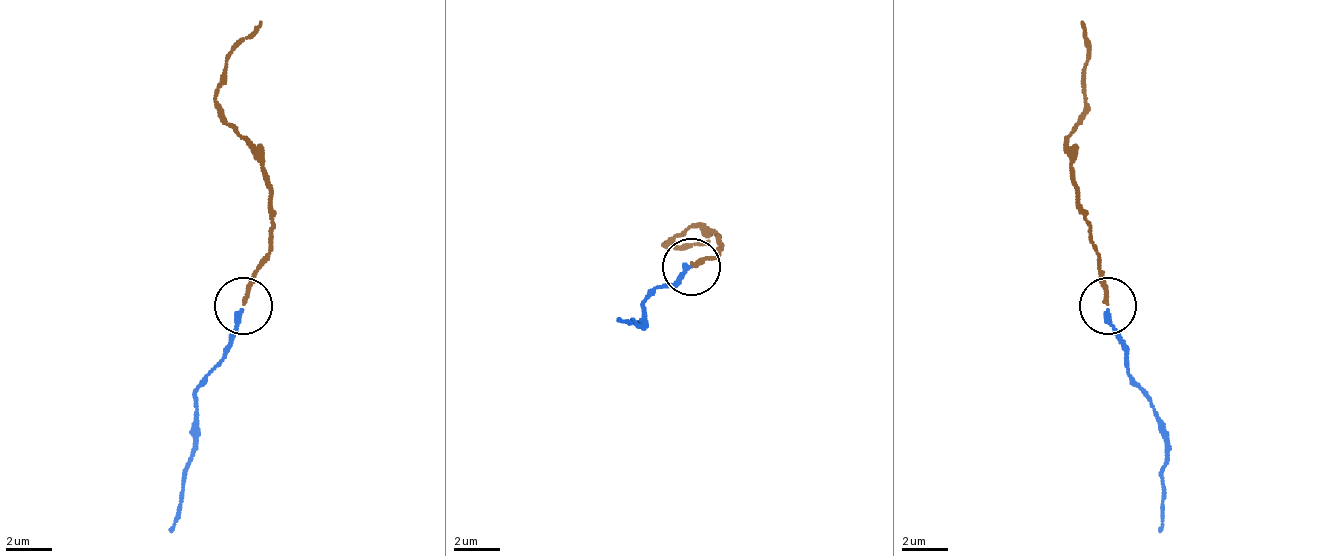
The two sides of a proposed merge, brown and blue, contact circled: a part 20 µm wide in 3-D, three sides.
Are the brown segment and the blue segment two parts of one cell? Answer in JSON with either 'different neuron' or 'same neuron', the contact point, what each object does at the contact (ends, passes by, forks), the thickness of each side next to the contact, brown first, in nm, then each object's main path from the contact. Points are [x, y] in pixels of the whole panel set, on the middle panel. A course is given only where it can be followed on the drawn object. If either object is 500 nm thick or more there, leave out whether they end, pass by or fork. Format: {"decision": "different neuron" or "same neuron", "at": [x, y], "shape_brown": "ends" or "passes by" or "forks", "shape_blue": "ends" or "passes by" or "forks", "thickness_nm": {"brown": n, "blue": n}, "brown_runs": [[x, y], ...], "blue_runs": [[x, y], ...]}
{"decision": "same neuron", "at": [691, 266], "shape_brown": "ends", "shape_blue": "ends", "thickness_nm": {"brown": 170, "blue": 200}, "brown_runs": [[690, 268], [718, 251], [718, 239], [713, 233], [684, 228], [667, 245], [707, 239]], "blue_runs": [[690, 268], [672, 285], [644, 302], [644, 325], [621, 320]]}

